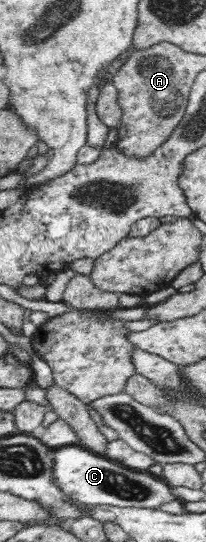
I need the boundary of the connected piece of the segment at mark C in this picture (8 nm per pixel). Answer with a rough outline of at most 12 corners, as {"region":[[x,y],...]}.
{"region":[[81,444],[52,451],[55,487],[78,504],[157,509],[164,479]]}

